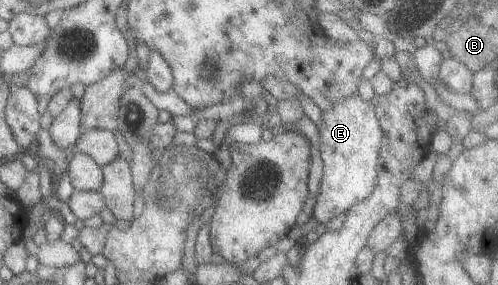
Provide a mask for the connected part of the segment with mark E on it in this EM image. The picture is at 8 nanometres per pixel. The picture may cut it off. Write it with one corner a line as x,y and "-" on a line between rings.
358,94
344,97
328,111
321,111
320,127
317,129
319,157
323,169
312,217
318,224
326,224
365,199
374,189
382,131
373,113
372,103
363,100

